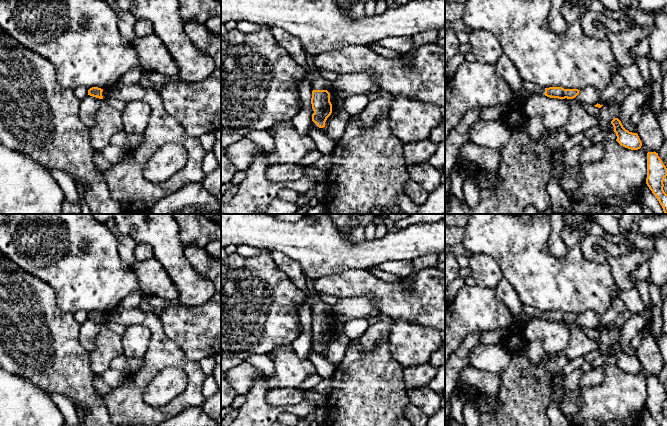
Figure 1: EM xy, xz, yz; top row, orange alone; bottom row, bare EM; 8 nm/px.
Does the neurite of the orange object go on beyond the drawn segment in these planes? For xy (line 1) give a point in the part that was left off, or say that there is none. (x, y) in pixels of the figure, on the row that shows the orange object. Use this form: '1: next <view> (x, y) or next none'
1: next xy (105, 93)

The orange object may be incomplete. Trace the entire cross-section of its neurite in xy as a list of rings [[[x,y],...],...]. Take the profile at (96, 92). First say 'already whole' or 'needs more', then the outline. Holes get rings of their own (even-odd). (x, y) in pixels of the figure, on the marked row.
needs more; [[[92,87],[88,90],[88,95],[99,98],[99,99],[103,99],[108,97],[108,91],[98,87]]]

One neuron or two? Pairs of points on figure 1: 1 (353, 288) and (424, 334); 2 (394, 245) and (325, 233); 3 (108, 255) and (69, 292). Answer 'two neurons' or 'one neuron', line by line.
1: two neurons
2: one neuron
3: one neuron

